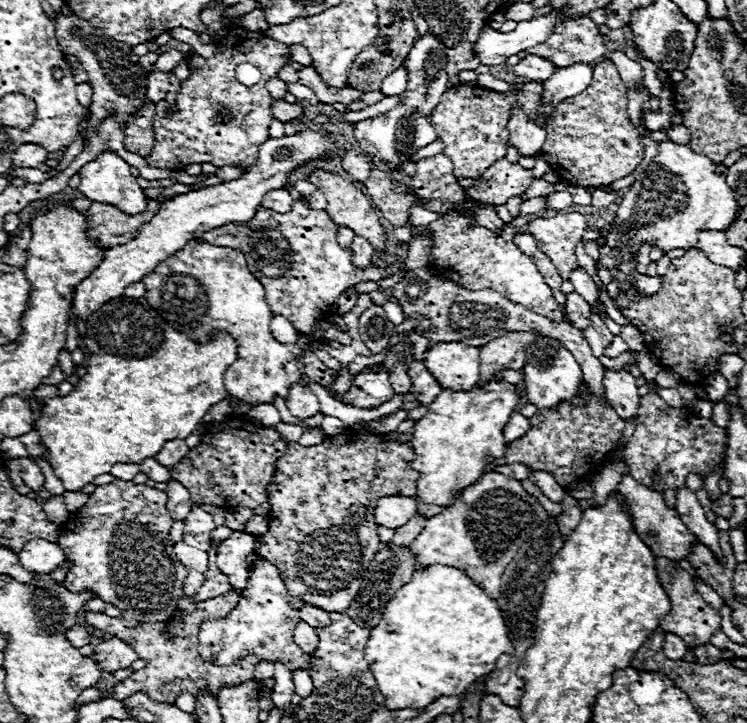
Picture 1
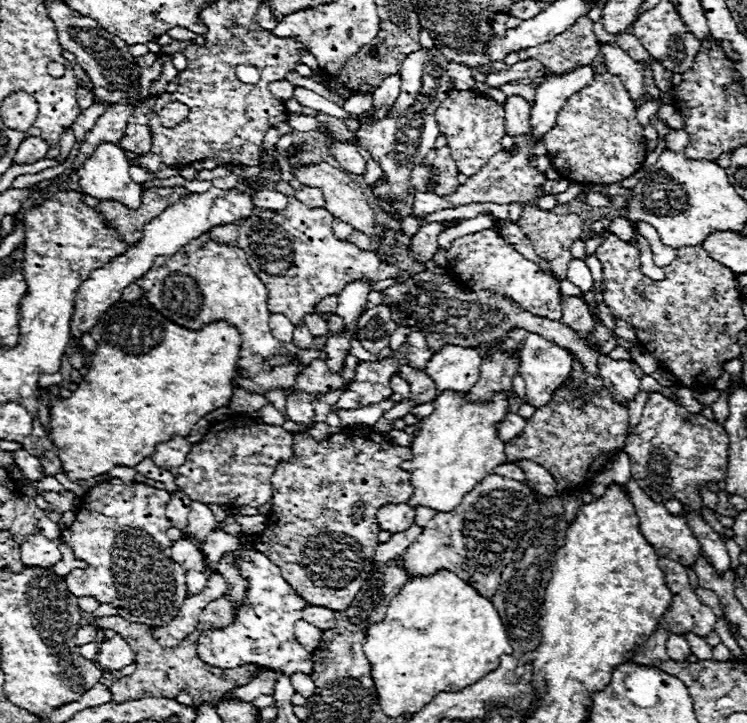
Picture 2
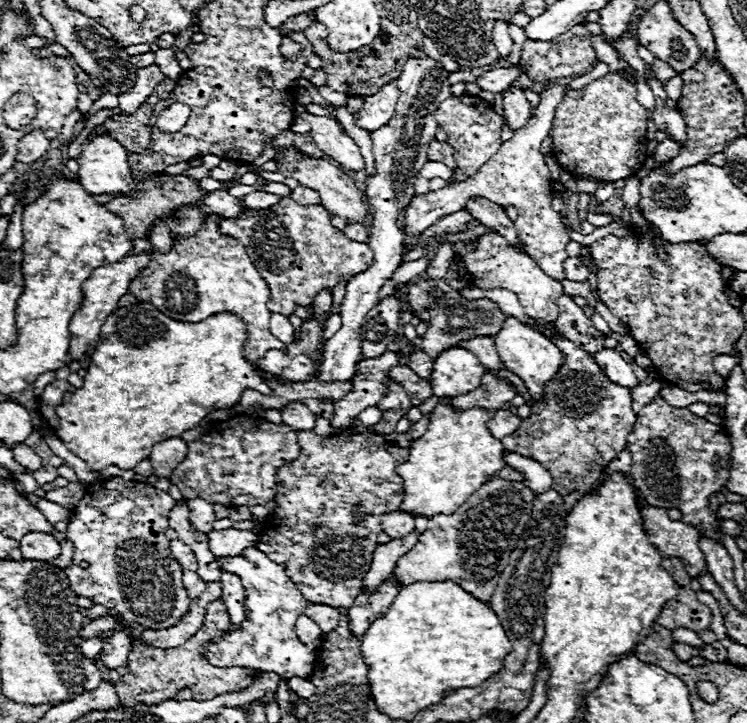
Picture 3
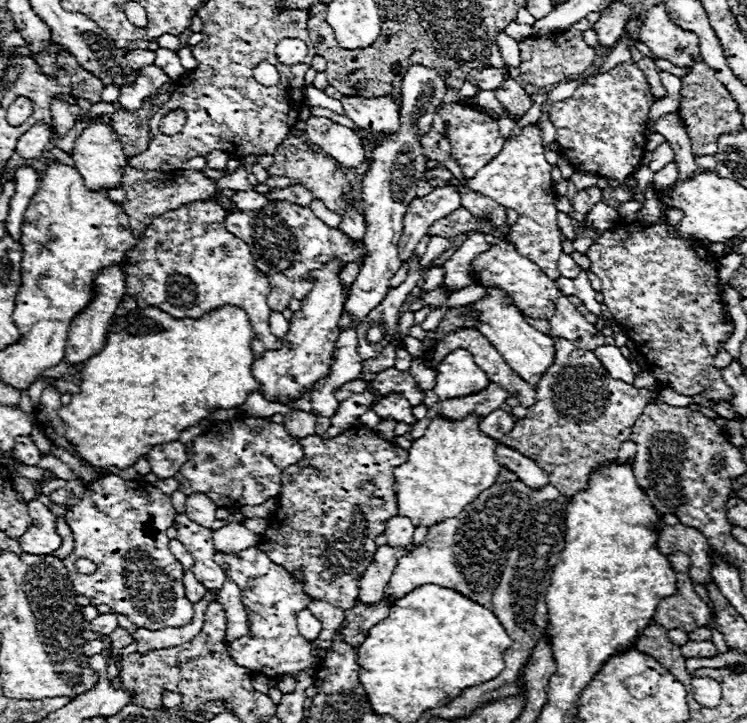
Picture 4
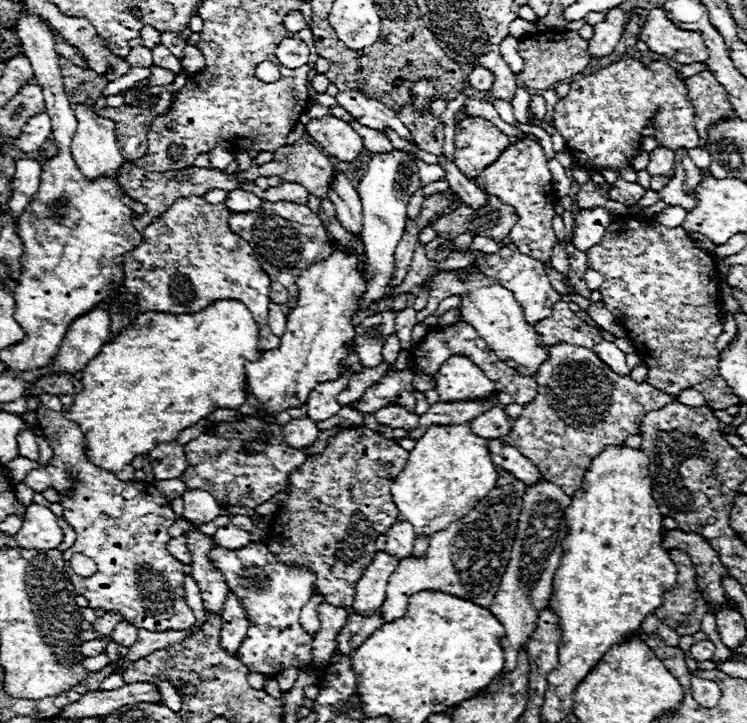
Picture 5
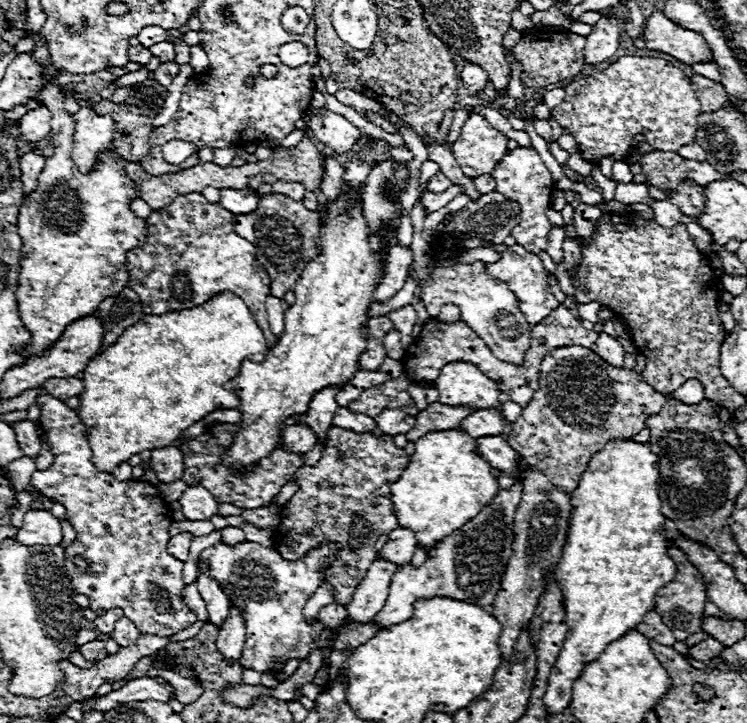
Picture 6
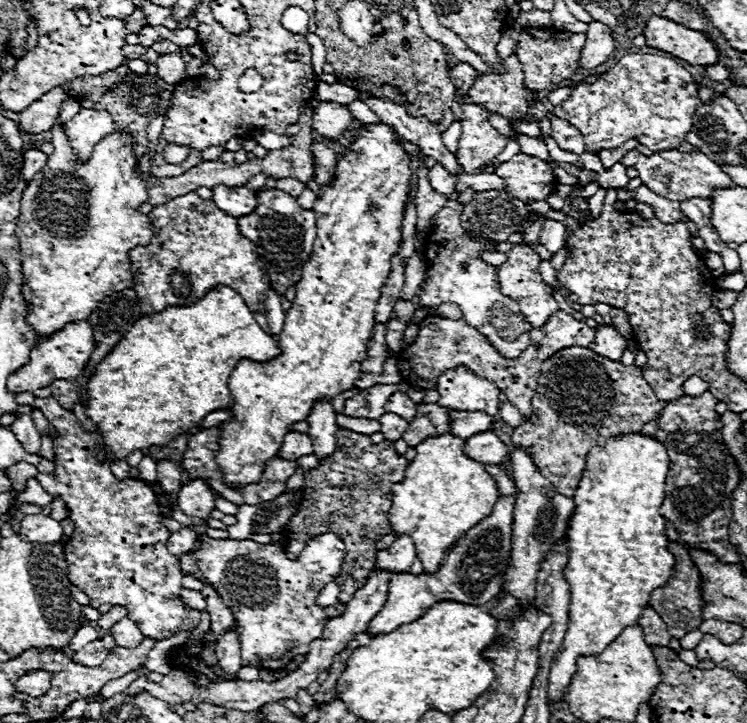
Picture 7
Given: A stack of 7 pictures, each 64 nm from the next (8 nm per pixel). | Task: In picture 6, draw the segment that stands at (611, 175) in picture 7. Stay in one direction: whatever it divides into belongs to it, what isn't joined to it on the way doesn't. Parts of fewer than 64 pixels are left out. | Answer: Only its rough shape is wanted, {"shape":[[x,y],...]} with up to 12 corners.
{"shape":[[614,162],[614,182],[632,182],[626,162]]}

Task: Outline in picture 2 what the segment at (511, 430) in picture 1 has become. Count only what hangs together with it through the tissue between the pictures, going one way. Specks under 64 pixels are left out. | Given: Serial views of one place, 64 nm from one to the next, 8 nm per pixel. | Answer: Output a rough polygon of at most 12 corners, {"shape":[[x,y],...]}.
{"shape":[[506,414],[496,424],[498,436],[504,442],[514,440],[526,426],[526,418]]}

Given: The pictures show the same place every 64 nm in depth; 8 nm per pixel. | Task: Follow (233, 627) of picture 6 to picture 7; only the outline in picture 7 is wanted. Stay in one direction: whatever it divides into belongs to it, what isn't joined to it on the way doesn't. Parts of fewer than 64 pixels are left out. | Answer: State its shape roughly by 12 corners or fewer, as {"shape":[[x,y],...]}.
{"shape":[[224,632],[216,642],[220,668],[226,674],[238,674],[240,632]]}

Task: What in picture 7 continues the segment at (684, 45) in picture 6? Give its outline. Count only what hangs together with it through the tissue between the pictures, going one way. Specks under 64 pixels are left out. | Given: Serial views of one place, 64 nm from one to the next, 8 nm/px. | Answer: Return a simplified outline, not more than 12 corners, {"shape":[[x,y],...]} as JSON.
{"shape":[[662,16],[644,28],[646,46],[692,66],[718,62],[714,44]]}

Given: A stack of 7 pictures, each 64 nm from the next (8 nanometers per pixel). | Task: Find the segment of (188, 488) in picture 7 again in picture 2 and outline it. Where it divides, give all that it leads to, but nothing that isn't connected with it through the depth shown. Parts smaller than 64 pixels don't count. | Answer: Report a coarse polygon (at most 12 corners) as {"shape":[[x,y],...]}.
{"shape":[[192,502],[186,532],[202,540],[216,530],[206,504]]}

